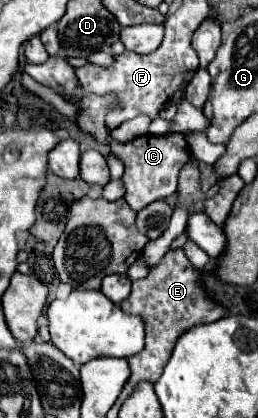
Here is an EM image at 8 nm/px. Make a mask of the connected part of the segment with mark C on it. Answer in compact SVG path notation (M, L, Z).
M147 134L147 136L135 138L125 144L113 142L111 150L125 164L125 174L123 174L123 182L127 188L125 200L133 210L141 210L155 200L173 196L177 192L179 172L191 158L191 152L189 152L189 146L187 146L183 134L165 134L165 136Z

